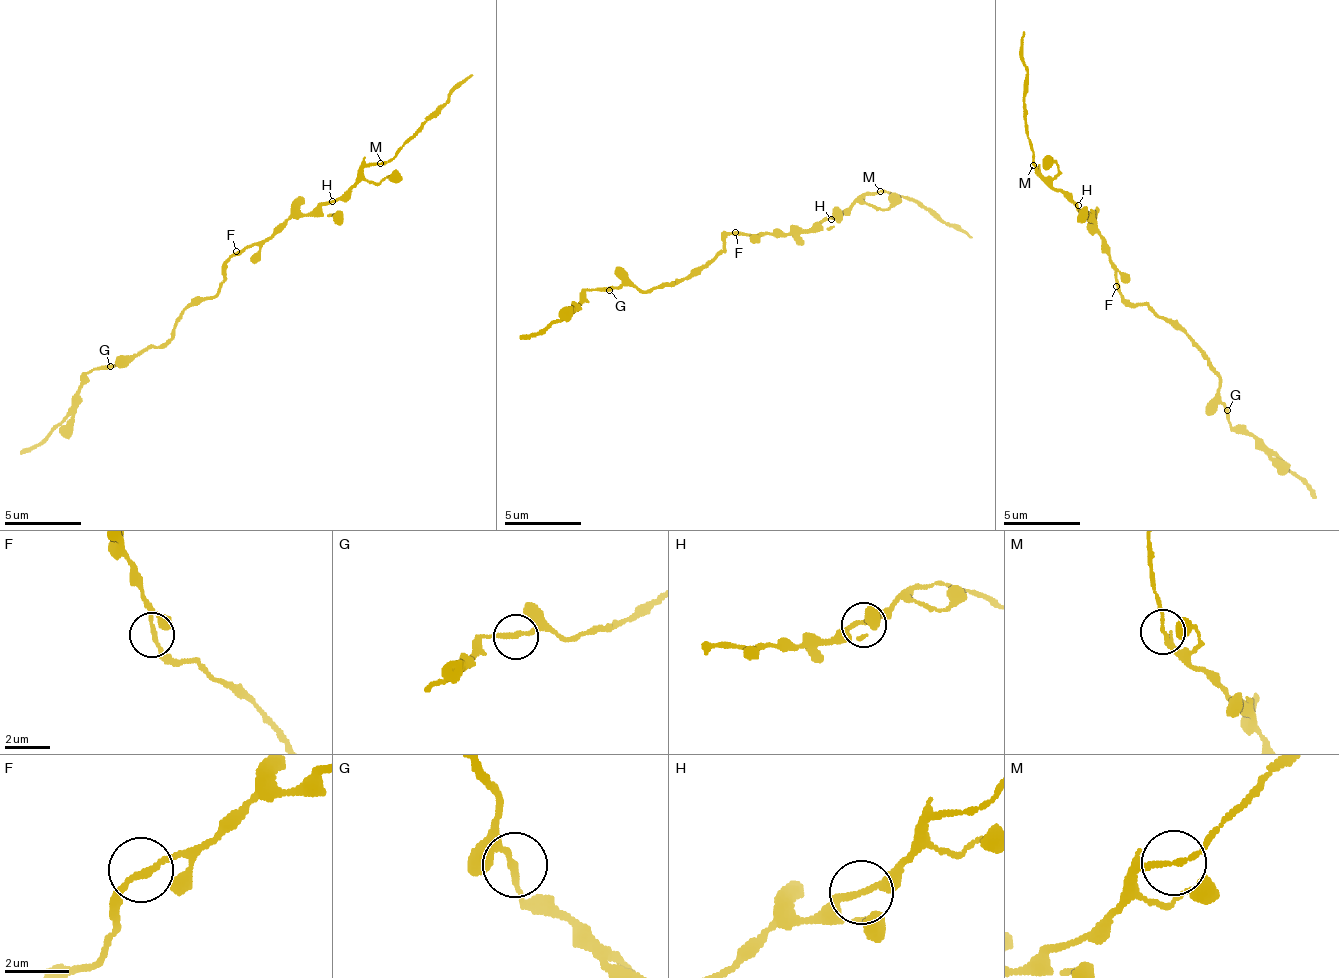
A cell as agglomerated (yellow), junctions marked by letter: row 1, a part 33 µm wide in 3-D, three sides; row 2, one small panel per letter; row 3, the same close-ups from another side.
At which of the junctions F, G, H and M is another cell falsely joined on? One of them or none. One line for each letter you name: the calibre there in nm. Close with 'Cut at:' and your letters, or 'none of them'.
Cut at: none of them

